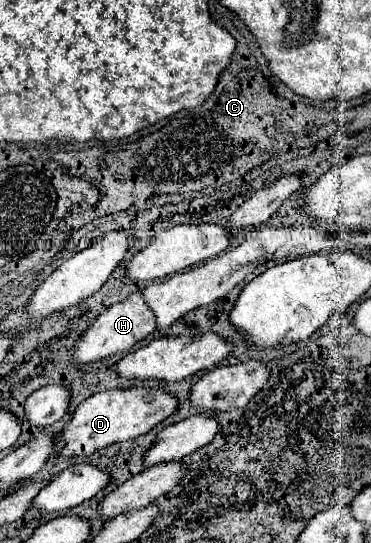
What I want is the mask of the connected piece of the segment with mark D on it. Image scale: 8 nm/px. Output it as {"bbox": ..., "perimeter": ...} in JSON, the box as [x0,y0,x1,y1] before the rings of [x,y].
{"bbox":[56,387,178,459],"perimeter":[[[134,387],[134,389],[112,389],[112,391],[94,393],[78,405],[72,419],[58,433],[56,443],[62,443],[62,449],[58,449],[56,455],[66,459],[88,457],[96,453],[98,449],[110,447],[112,443],[130,441],[154,429],[168,415],[172,415],[176,407],[178,407],[178,401],[160,389]]]}

